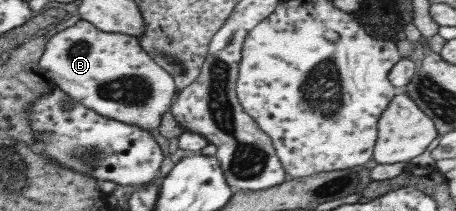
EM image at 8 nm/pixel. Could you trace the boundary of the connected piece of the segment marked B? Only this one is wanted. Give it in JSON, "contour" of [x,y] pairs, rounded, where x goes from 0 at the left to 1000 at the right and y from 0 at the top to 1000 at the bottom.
{"contour":[[[182,95],[103,180],[83,308],[151,469],[224,555],[307,611],[342,611],[382,460],[377,360],[338,299],[300,180],[230,156]]]}

